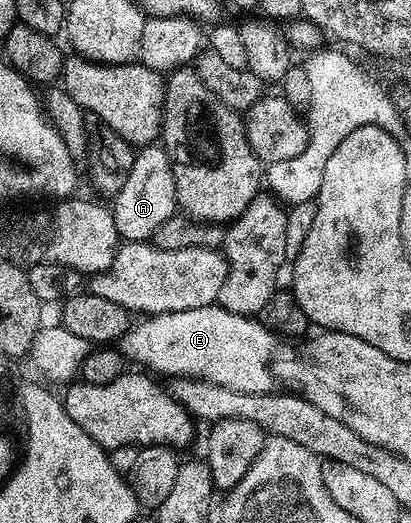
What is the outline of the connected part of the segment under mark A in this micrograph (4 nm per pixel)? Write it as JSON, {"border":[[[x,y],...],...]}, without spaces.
{"border":[[[149,144],[135,151],[130,172],[123,175],[124,183],[116,194],[116,203],[111,203],[112,219],[117,235],[124,242],[146,242],[155,230],[177,213],[176,185],[172,162],[168,151],[160,144]]]}

